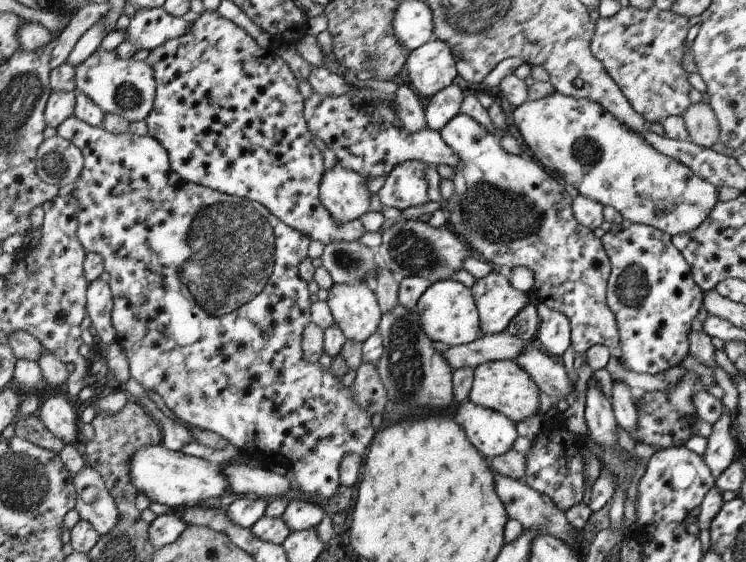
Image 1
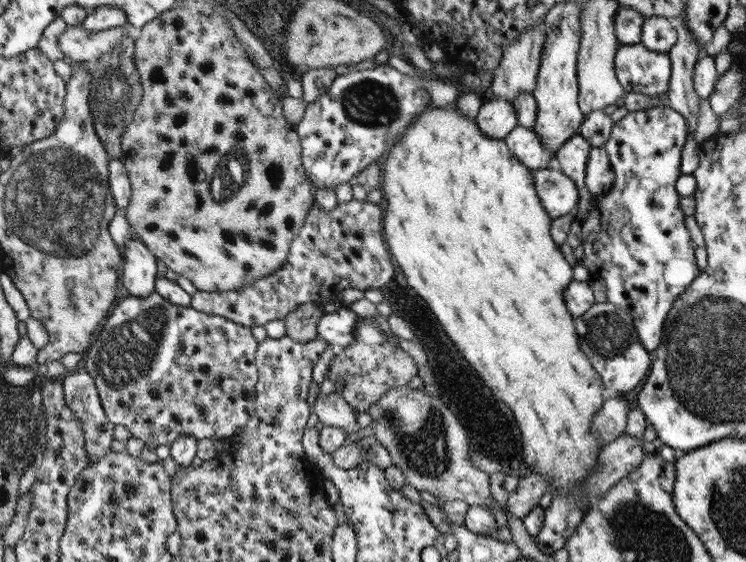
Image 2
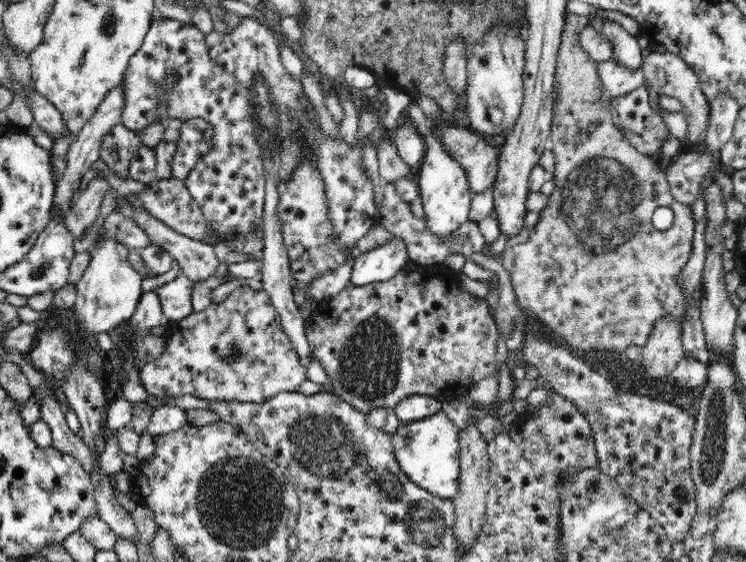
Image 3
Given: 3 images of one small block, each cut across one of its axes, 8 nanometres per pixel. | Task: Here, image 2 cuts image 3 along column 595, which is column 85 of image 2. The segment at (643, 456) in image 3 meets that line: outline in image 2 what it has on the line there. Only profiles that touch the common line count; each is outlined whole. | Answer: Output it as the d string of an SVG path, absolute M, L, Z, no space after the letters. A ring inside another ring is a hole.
M80 367L65 374L62 382L68 405L73 409L74 415L81 420L90 462L97 461L110 452L115 425L106 417L98 388L88 371Z

